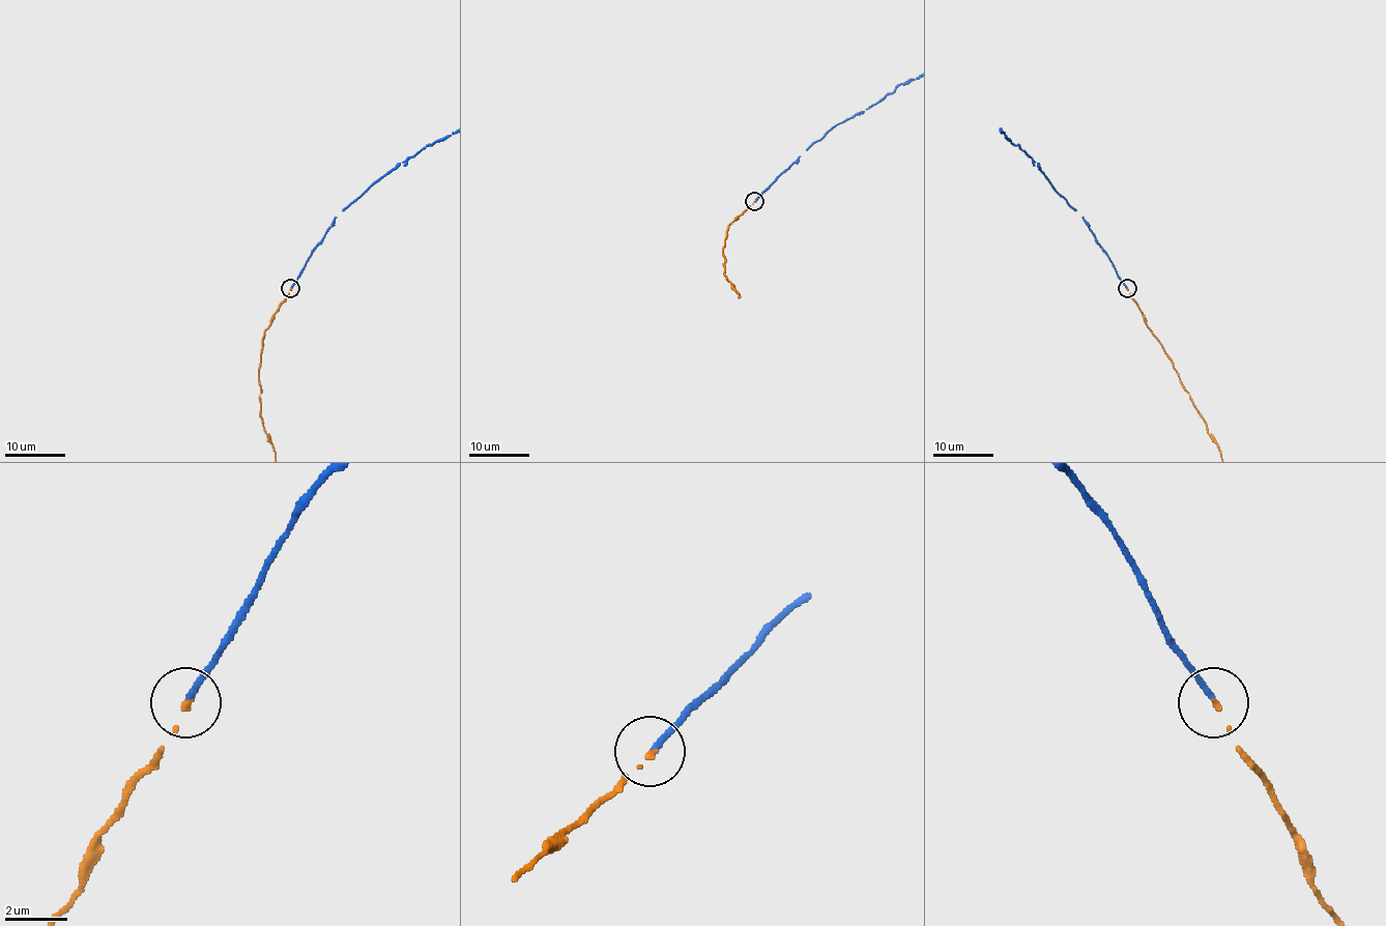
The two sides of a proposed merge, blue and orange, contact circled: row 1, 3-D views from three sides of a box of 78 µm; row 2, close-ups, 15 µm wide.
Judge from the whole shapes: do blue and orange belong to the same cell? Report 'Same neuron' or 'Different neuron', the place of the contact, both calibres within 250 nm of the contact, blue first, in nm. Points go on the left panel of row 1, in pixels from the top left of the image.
Same neuron. Place: (290, 288). Thickness 180 nm (blue) against 130 nm

